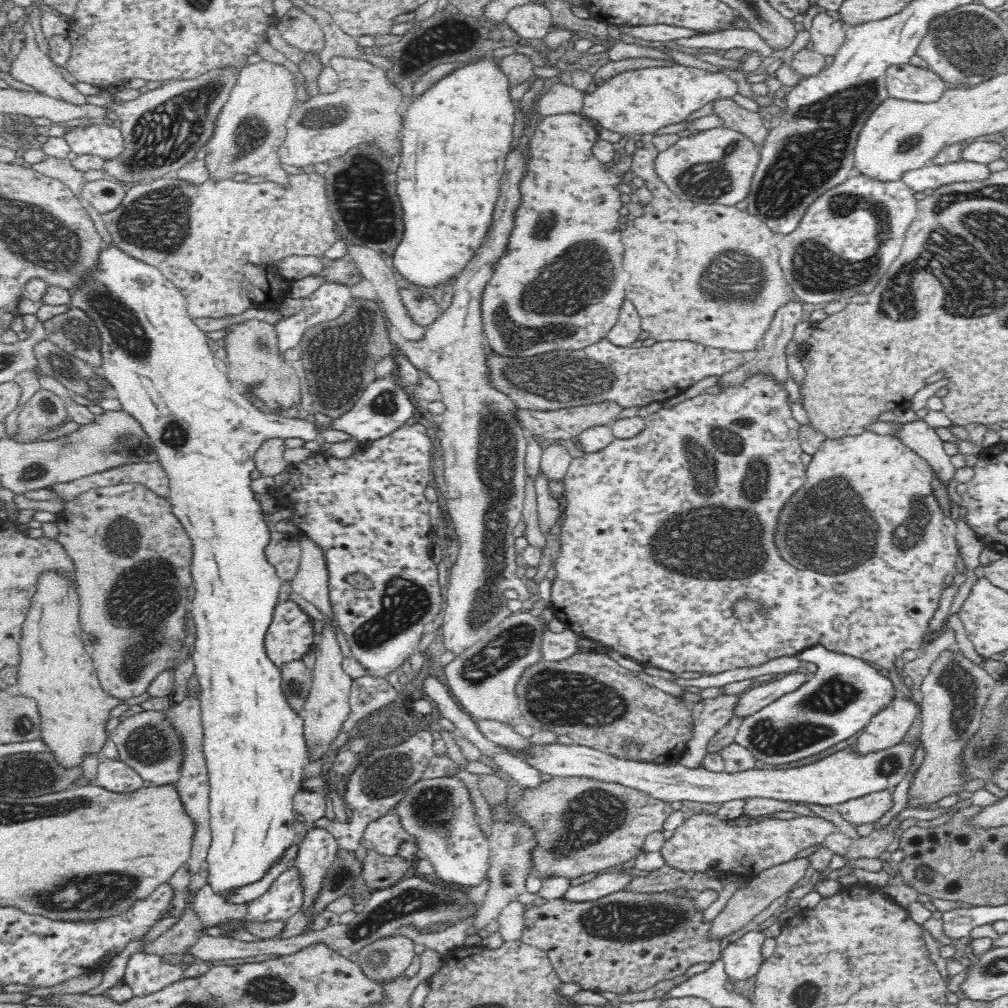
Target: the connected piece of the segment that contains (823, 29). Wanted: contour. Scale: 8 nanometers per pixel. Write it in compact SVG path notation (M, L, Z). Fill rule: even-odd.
M819 13L810 29L813 50L824 57L834 57L845 44L845 30L840 21L836 22L830 16Z

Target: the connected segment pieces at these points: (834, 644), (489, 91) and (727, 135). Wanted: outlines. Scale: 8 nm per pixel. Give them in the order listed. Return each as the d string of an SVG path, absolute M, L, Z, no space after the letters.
M865 430L862 434L843 436L840 438L827 438L820 448L811 454L812 458L808 465L805 466L805 473L807 479L802 486L798 488L790 500L786 500L786 504L782 506L782 512L778 514L778 520L776 520L776 530L774 530L773 540L774 546L776 546L777 552L780 553L782 561L790 564L792 567L796 567L800 576L808 578L808 594L804 594L804 610L800 608L800 618L806 618L804 622L818 630L822 636L822 644L828 650L838 651L852 655L856 658L864 659L878 668L888 668L891 671L891 675L888 676L894 683L895 690L903 695L907 700L912 700L913 693L909 692L908 687L905 684L900 683L898 675L894 672L894 660L898 658L908 648L918 650L922 642L921 638L926 634L928 630L928 622L932 620L934 616L934 609L938 606L939 598L942 589L946 586L944 578L948 574L954 574L955 563L958 556L957 542L955 540L956 527L955 520L943 514L936 496L932 490L932 474L933 468L930 463L922 458L918 453L914 452L910 447L906 446L900 440L900 437L884 436L882 434L876 434L870 430Z
M482 54L478 58L468 59L460 68L436 80L426 92L415 96L412 104L403 109L404 128L402 128L402 162L398 168L398 196L402 200L404 234L400 244L396 247L393 263L402 277L418 286L430 288L446 282L450 276L456 277L473 257L476 248L482 244L484 234L490 228L496 196L499 194L500 182L505 171L505 160L511 152L510 144L514 136L514 111L516 110L515 101L510 97L511 85L508 76L498 60L491 54Z
M726 125L691 133L654 159L654 170L676 197L695 203L734 206L746 200L760 154L745 134Z

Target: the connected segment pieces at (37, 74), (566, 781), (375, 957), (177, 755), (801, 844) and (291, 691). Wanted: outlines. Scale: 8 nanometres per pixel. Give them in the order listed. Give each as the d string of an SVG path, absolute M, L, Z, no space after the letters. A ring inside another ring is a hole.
M29 20L25 25L25 37L24 37L24 46L22 46L22 50L18 52L14 57L10 57L10 76L21 83L24 83L34 89L34 91L39 91L44 94L47 94L51 97L56 97L57 99L62 99L64 101L76 103L81 105L86 102L86 98L84 95L66 80L64 74L60 72L59 68L57 68L53 62L48 58L42 50L40 50L40 46L38 46L36 42L36 20Z
M552 777L550 780L540 781L533 787L524 787L521 791L522 795L520 800L514 802L512 806L511 814L518 816L522 819L524 825L529 826L533 830L533 842L535 845L531 848L531 874L536 874L540 879L544 878L556 878L556 876L563 876L568 880L578 878L578 876L584 876L584 874L590 874L590 872L600 872L604 868L610 868L610 866L616 866L616 864L622 864L630 860L630 858L636 857L643 848L643 840L645 836L648 836L651 832L661 832L663 830L662 825L666 822L666 818L670 816L675 810L672 809L672 805L669 802L662 801L660 799L650 796L648 793L643 793L638 789L630 789L626 785L616 782L606 782L592 777Z
M401 934L382 938L357 952L355 961L369 980L392 983L414 962L415 945Z
M143 710L126 716L108 737L118 751L117 760L132 769L142 780L155 786L175 785L180 778L185 755L184 741L176 725L170 721L166 711Z
M708 811L692 814L673 830L672 836L665 840L659 850L664 865L682 872L716 870L722 875L735 874L749 881L766 869L792 860L805 848L823 845L826 836L838 830L834 822L817 815L782 819L774 816L774 813L750 815L744 812L741 817L746 822L749 820L748 824L732 824L740 817L722 819Z
M298 659L284 663L280 666L280 672L282 673L282 691L292 708L300 712L309 695L312 671L304 665L302 659Z

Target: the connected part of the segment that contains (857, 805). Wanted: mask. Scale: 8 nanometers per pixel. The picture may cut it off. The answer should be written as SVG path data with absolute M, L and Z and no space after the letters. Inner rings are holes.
M882 790L835 805L846 822L854 826L879 820L892 806L892 790Z

